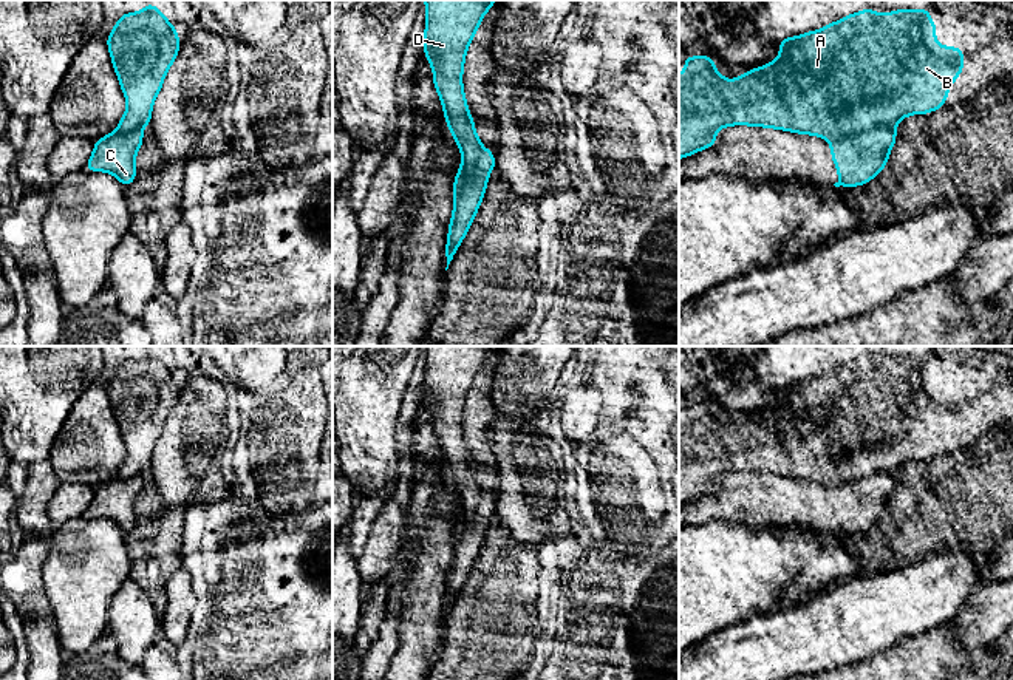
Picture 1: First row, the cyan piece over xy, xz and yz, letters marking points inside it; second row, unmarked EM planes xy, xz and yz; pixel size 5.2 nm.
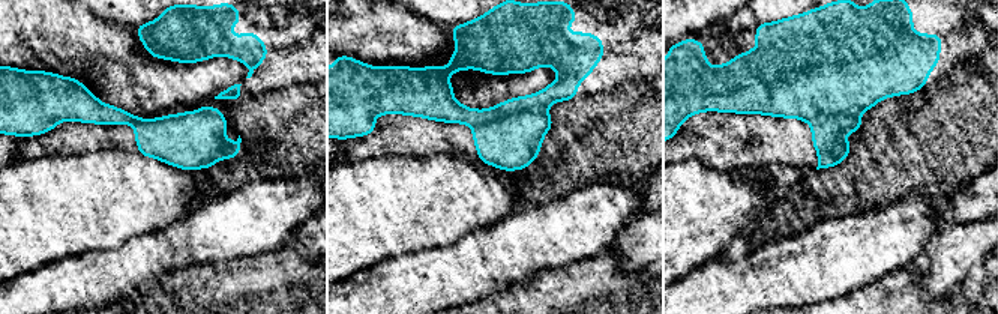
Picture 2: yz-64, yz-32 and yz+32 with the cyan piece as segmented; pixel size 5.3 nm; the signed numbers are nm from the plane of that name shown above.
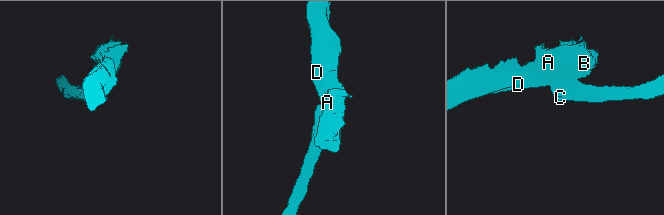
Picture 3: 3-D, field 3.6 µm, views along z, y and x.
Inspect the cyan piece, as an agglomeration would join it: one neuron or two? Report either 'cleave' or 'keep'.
cleave

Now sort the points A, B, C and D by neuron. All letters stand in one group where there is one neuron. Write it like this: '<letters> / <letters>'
A B D / C

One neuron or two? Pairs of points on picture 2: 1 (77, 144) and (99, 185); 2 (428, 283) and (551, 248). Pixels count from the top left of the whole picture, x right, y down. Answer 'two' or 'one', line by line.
1: two
2: one

